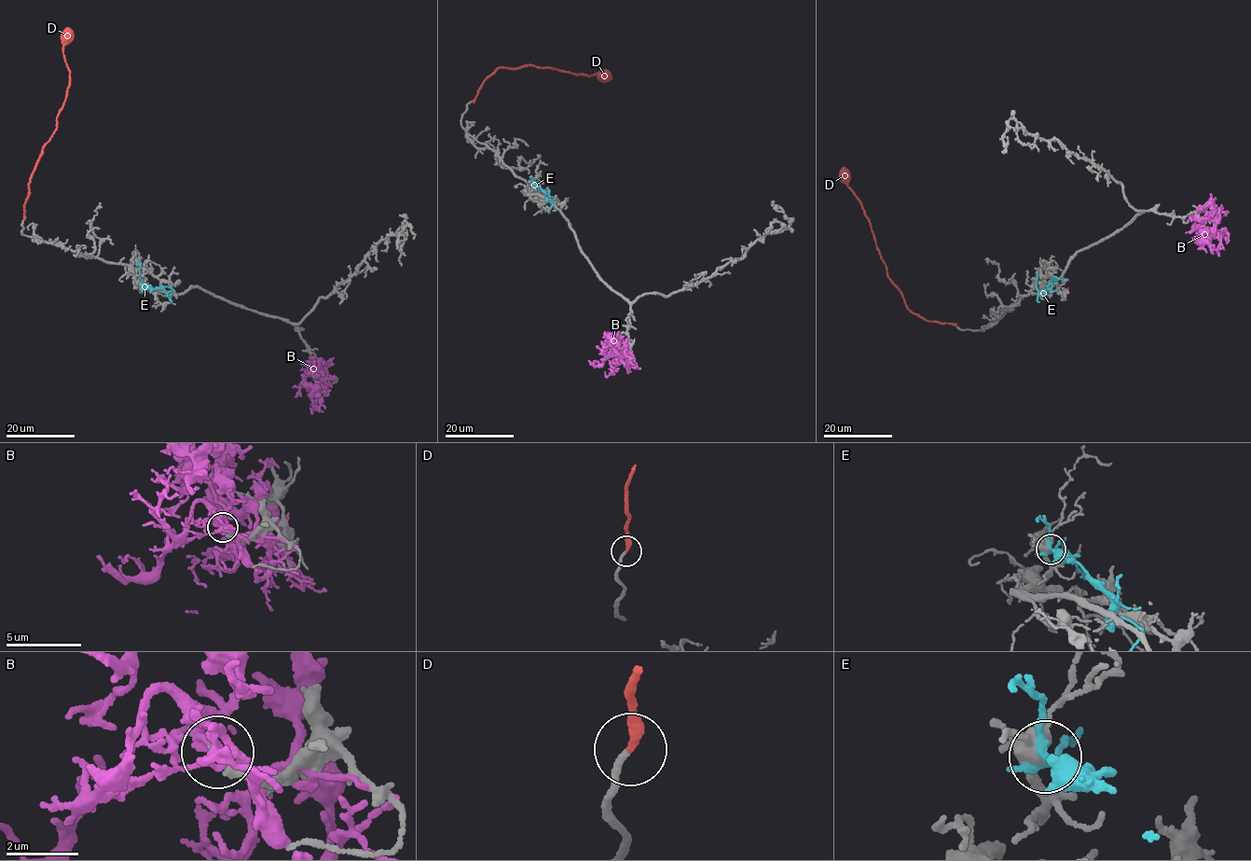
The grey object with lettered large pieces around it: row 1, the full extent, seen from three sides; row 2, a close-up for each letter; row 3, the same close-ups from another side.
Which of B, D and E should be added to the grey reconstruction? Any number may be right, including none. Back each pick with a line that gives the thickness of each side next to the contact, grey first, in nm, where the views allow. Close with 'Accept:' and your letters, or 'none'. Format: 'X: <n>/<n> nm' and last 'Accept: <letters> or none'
D: 180/320 nm
Accept: D

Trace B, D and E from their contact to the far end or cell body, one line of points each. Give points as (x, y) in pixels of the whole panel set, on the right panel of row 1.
B: (1213, 228), (1216, 222), (1210, 217), (1212, 215), (1227, 213), (1223, 215)
D: (955, 326), (924, 320), (908, 309), (901, 292), (888, 277), (869, 219), (847, 187), (843, 167)
E: (1041, 292), (1050, 284), (1051, 291), (1057, 289)

